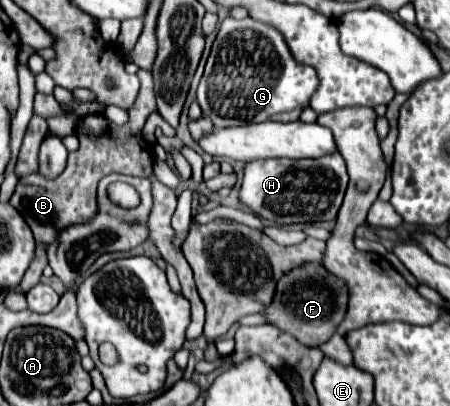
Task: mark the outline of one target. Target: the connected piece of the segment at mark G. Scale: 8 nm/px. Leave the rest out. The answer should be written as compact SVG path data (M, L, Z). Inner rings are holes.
M226 17L218 29L216 41L212 45L212 53L206 61L204 75L198 85L198 103L202 107L202 113L212 119L216 127L236 127L236 125L250 125L250 123L262 123L262 121L296 121L304 107L308 107L308 101L316 89L316 71L308 65L298 63L284 37L276 33L276 29L258 23L250 17L236 21L232 17Z

